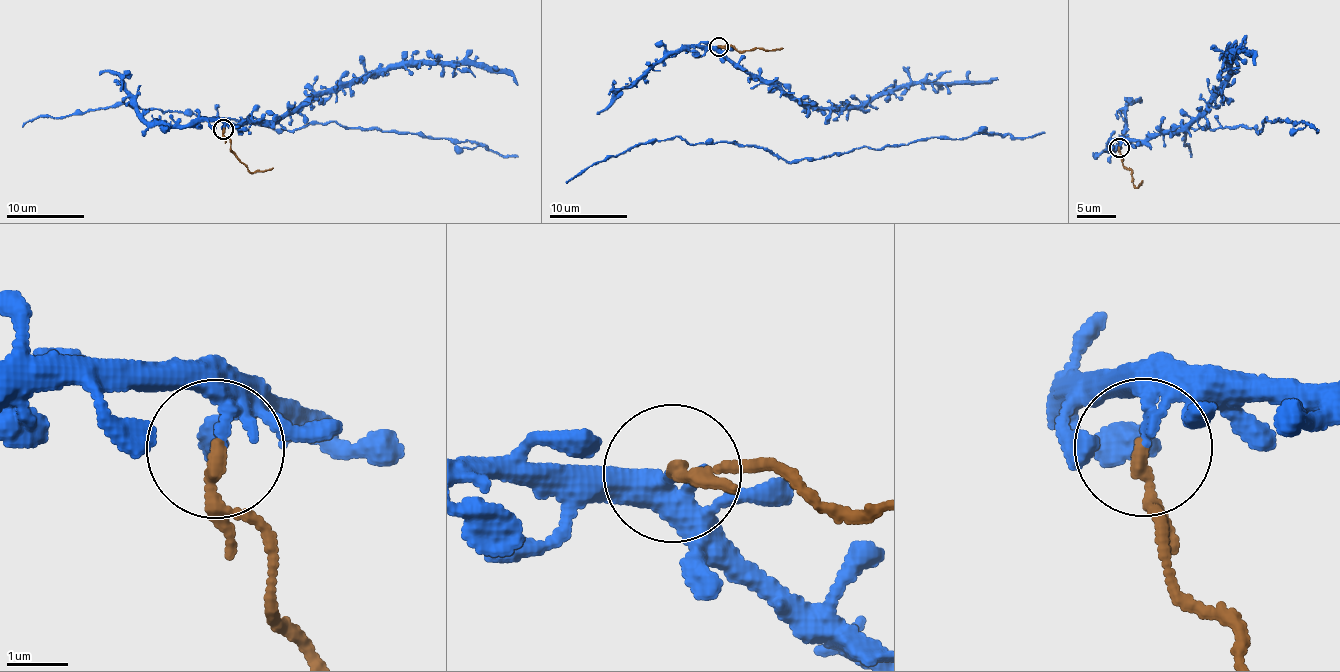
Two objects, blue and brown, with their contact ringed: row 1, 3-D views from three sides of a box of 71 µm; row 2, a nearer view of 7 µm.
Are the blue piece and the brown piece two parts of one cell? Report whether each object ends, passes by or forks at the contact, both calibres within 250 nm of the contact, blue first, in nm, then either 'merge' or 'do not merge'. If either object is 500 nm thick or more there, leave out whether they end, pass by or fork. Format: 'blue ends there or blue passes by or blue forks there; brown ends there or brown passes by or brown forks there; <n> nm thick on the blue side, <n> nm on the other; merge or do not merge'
blue ends there; brown ends there; 180 nm thick on the blue side, 220 nm on the other; do not merge

